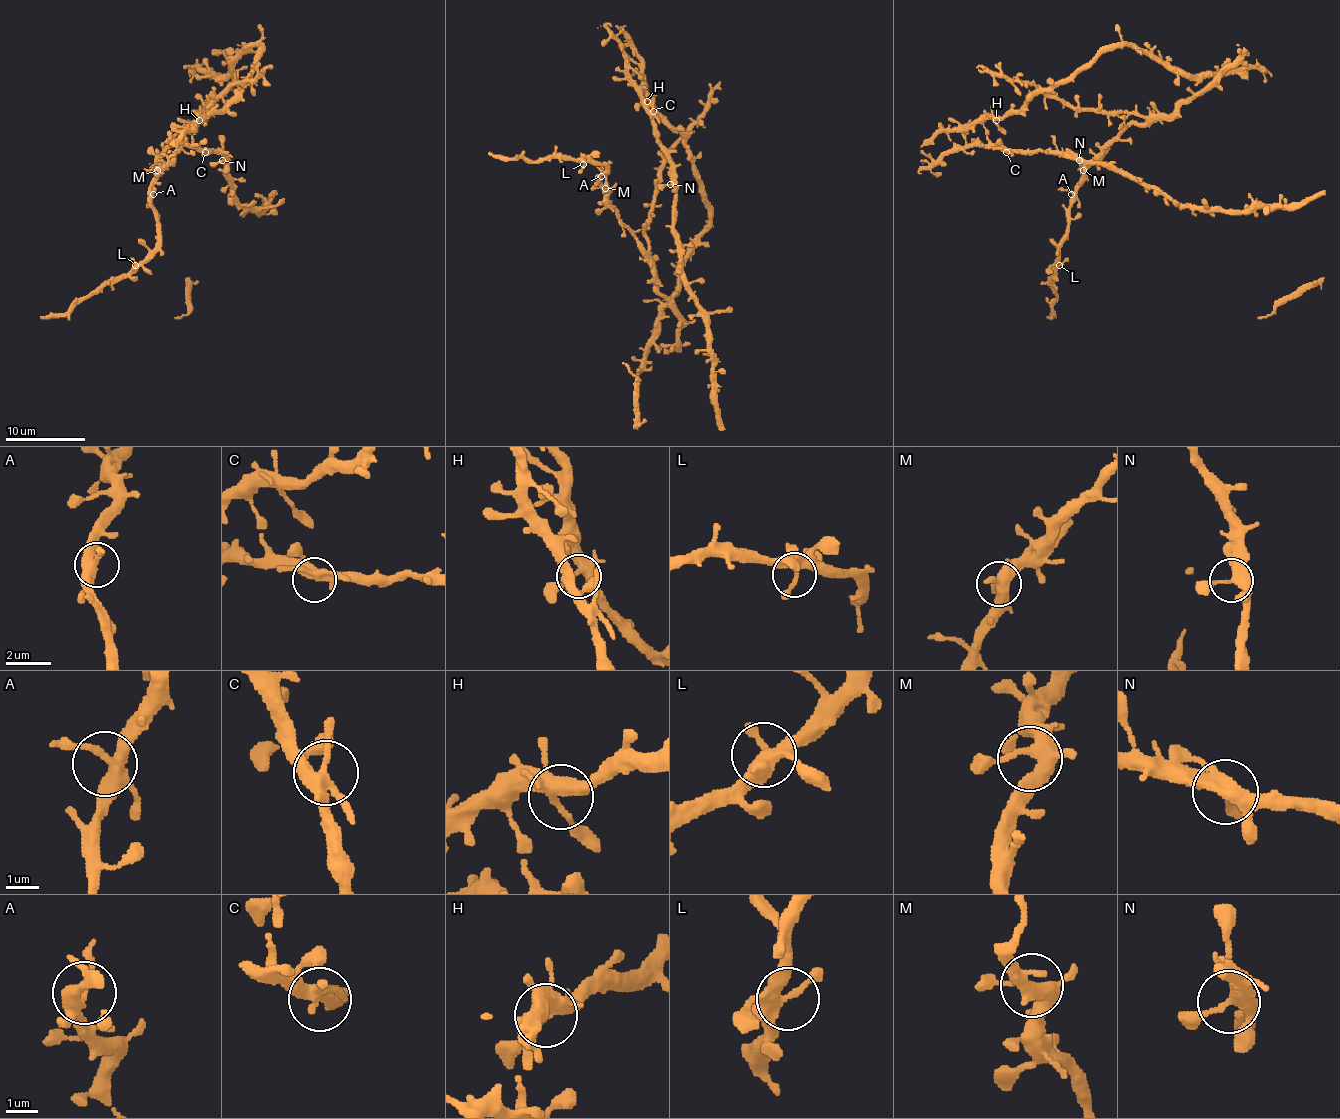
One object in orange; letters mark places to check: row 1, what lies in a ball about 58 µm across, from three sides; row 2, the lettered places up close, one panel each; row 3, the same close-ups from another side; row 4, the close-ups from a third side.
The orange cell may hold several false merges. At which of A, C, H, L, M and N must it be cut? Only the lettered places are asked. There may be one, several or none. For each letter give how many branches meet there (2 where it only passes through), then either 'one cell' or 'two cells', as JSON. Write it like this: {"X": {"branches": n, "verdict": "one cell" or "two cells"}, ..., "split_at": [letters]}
{"A": {"branches": 4, "verdict": "one cell"}, "C": {"branches": 5, "verdict": "one cell"}, "H": {"branches": 5, "verdict": "one cell"}, "L": {"branches": 4, "verdict": "one cell"}, "M": {"branches": 5, "verdict": "one cell"}, "N": {"branches": 3, "verdict": "one cell"}, "split_at": []}

